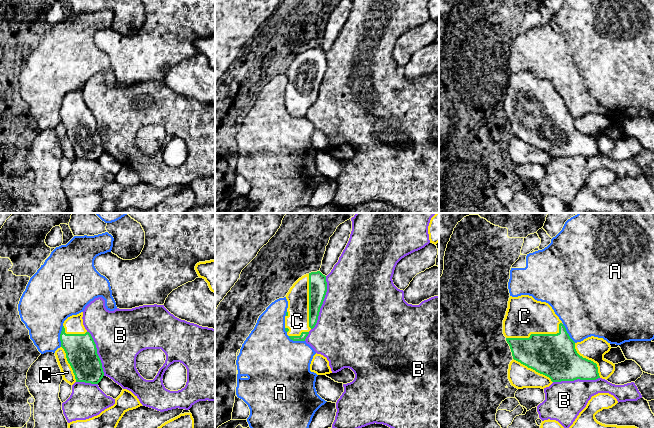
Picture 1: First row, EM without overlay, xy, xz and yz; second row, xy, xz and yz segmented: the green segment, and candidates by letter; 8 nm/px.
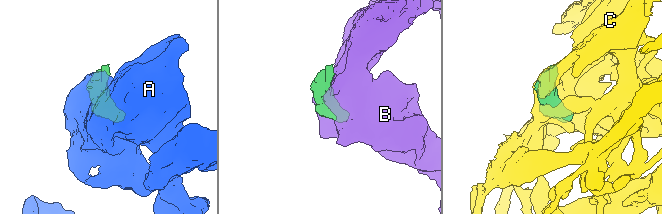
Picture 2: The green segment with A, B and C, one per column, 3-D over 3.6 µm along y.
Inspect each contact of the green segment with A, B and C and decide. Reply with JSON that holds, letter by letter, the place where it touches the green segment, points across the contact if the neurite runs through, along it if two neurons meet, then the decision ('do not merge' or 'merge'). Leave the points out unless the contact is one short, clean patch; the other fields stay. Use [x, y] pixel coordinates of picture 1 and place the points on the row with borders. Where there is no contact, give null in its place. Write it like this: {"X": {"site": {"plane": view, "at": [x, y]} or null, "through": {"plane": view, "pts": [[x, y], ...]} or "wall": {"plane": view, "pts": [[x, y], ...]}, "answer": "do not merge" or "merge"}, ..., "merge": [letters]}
{"A": {"site": {"plane": "xy", "at": [60, 336]}, "wall": {"plane": "xy", "pts": [[63, 326], [60, 332], [60, 346]]}, "answer": "do not merge"}, "B": {"site": {"plane": "xz", "at": [322, 303]}, "answer": "do not merge"}, "C": {"site": {"plane": "yz", "at": [537, 334]}, "answer": "merge"}, "merge": ["C"]}

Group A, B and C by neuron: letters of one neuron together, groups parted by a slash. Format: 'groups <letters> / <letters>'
groups A / B / C

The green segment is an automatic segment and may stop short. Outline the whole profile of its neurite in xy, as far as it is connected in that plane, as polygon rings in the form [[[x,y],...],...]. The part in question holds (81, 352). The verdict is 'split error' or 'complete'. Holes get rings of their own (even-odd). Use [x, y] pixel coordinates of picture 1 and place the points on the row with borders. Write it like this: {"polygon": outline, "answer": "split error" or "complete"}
{"polygon": [[[83,312],[68,317],[60,334],[61,347],[55,351],[63,380],[70,385],[75,382],[98,384],[104,376],[101,360],[97,354],[96,344],[91,334],[83,325]]], "answer": "split error"}

